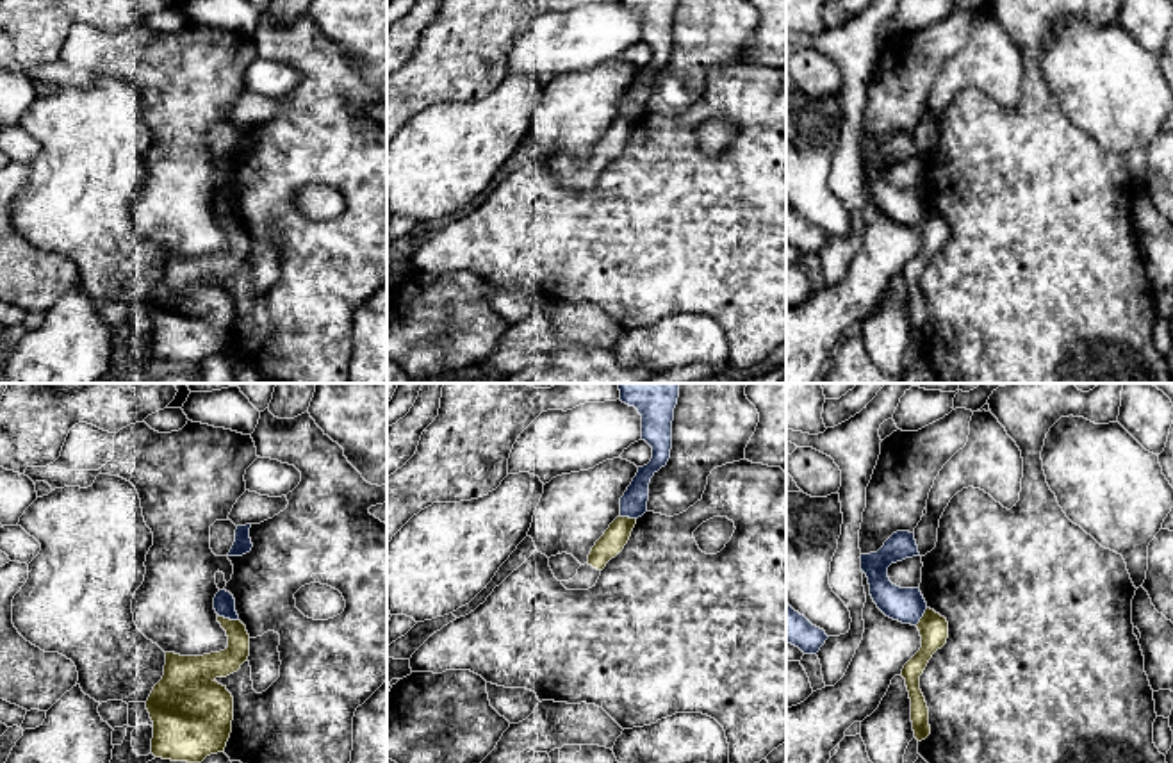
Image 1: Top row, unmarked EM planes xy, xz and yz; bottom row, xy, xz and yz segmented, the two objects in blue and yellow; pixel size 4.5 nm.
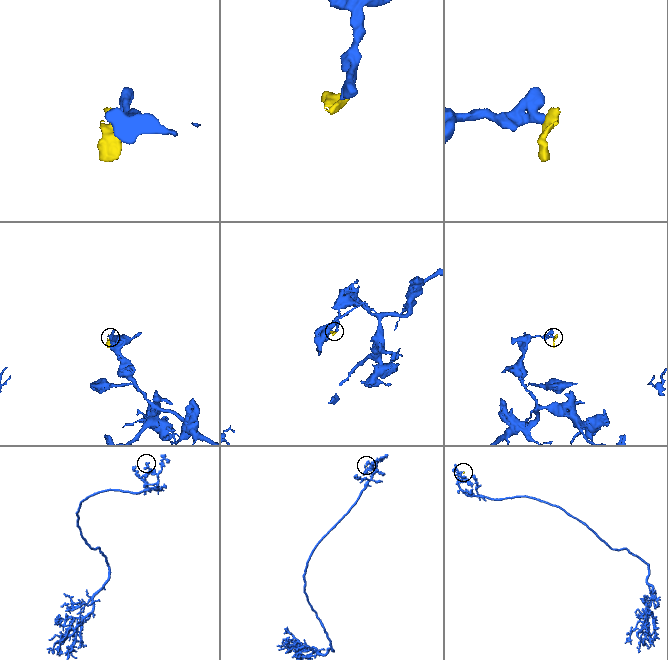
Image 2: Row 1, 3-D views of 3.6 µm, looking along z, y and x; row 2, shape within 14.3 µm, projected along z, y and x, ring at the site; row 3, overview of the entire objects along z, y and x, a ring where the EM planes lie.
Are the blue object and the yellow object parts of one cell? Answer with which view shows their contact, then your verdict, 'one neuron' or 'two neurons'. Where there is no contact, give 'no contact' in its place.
meets blue in xy; two neurons

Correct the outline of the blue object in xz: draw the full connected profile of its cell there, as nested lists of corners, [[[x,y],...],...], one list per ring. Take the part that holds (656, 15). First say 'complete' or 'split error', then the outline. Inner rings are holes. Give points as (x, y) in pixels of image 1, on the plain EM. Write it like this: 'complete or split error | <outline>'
complete | [[[620,0],[642,16],[642,41],[652,48],[652,59],[638,68],[620,98],[620,118],[638,119],[647,112],[651,78],[667,66],[672,50],[672,21],[677,0]]]

